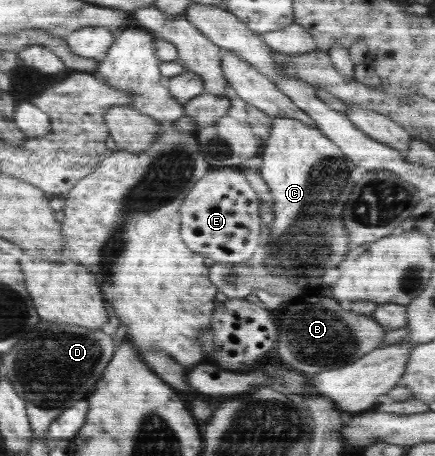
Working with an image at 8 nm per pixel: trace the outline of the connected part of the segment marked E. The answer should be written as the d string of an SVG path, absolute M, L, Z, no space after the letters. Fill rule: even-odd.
M242 168L210 169L193 185L179 208L179 235L192 252L211 258L215 263L245 263L258 257L263 244L258 200Z

